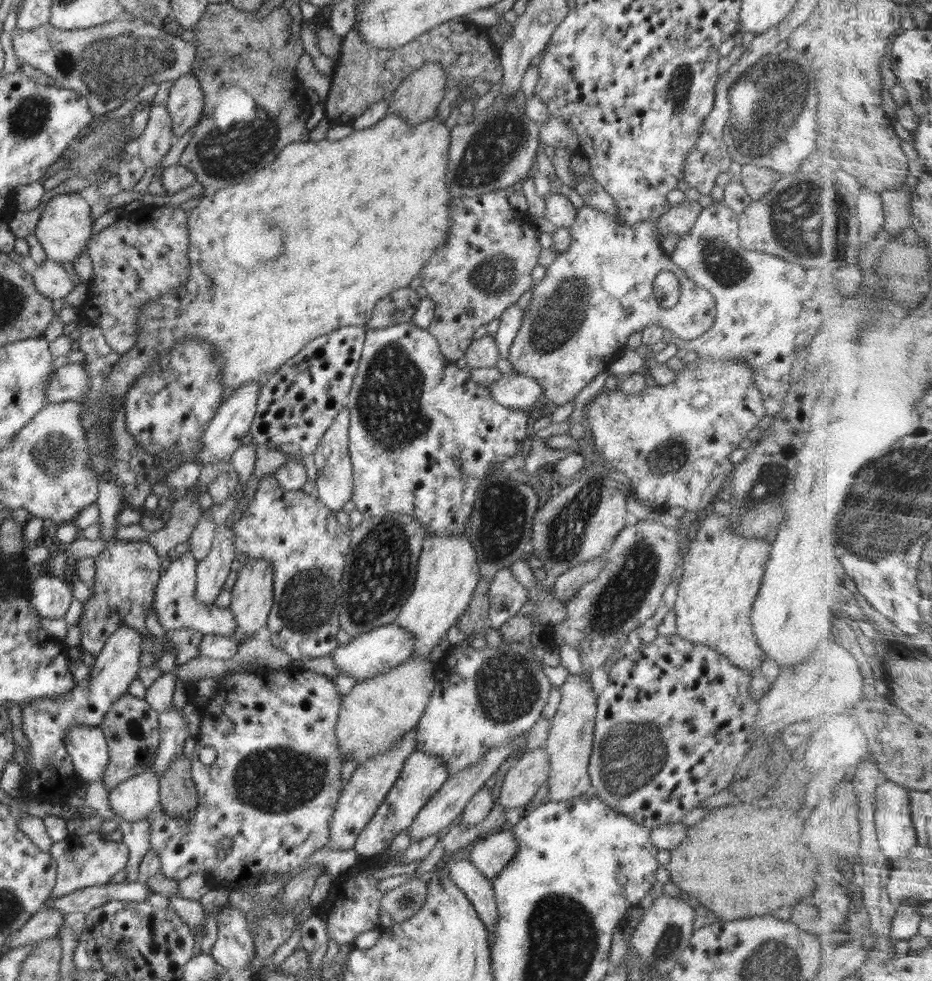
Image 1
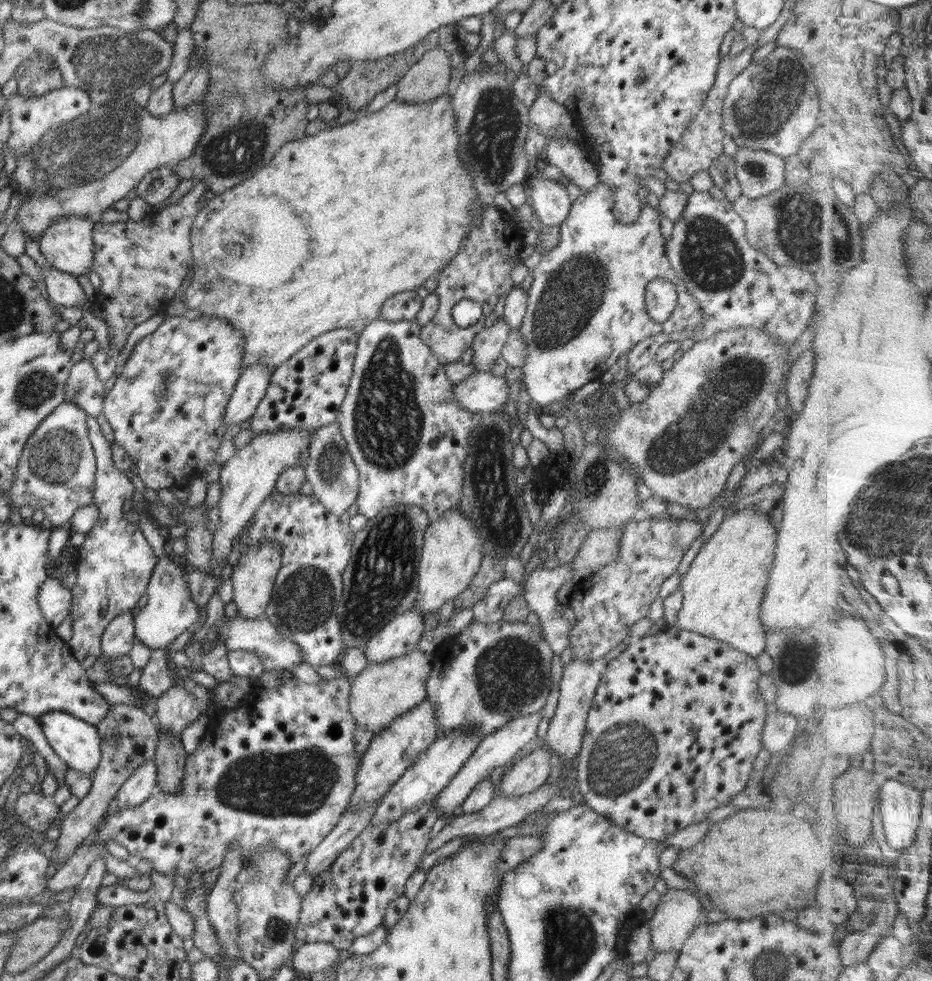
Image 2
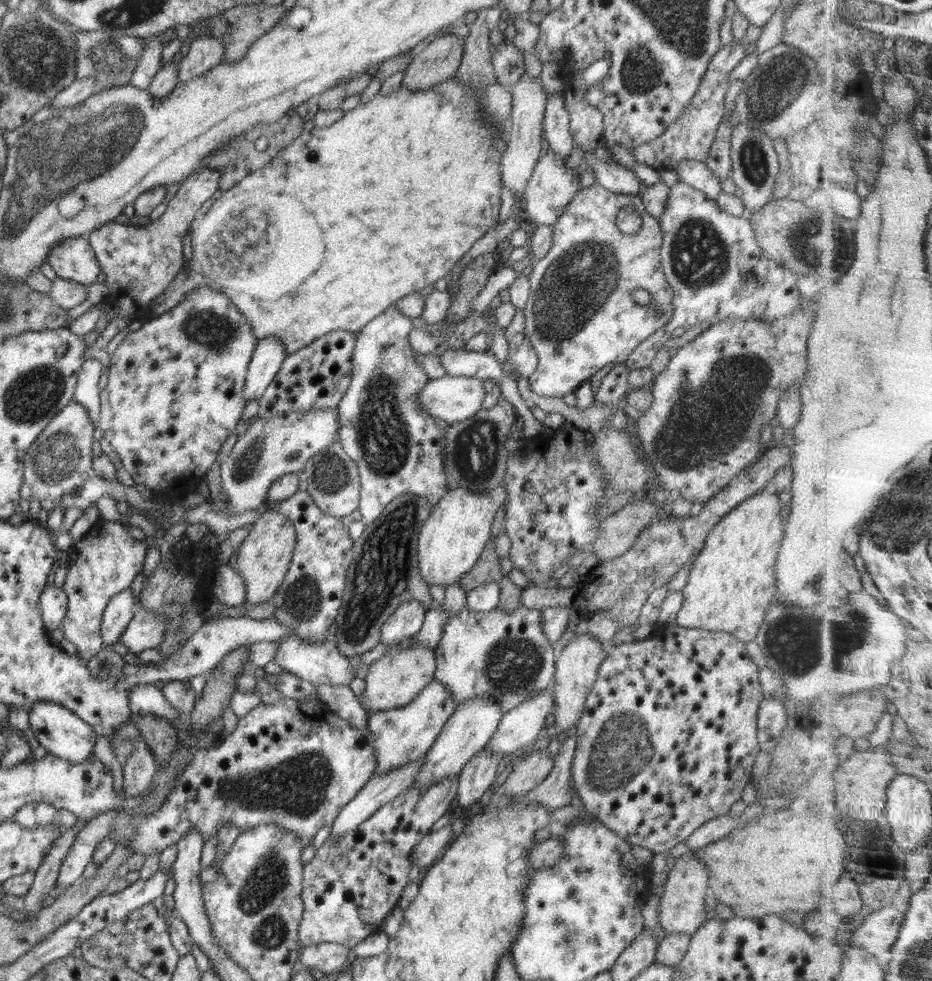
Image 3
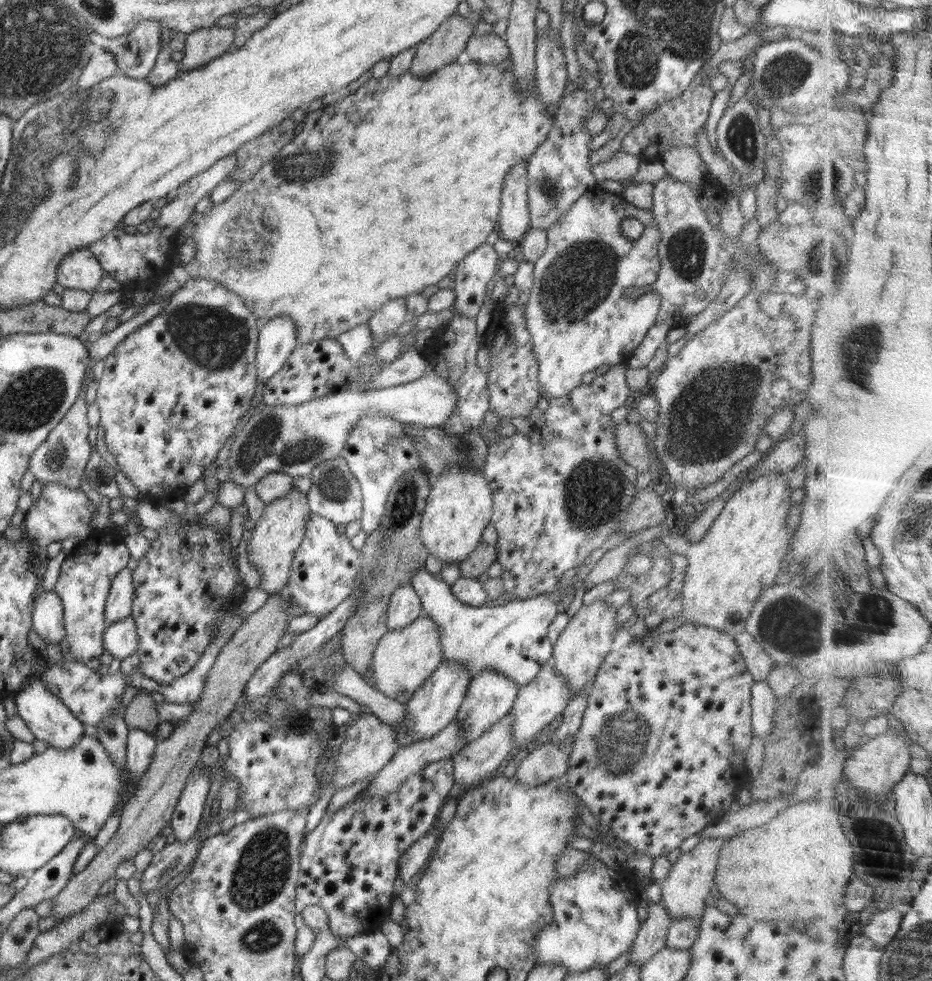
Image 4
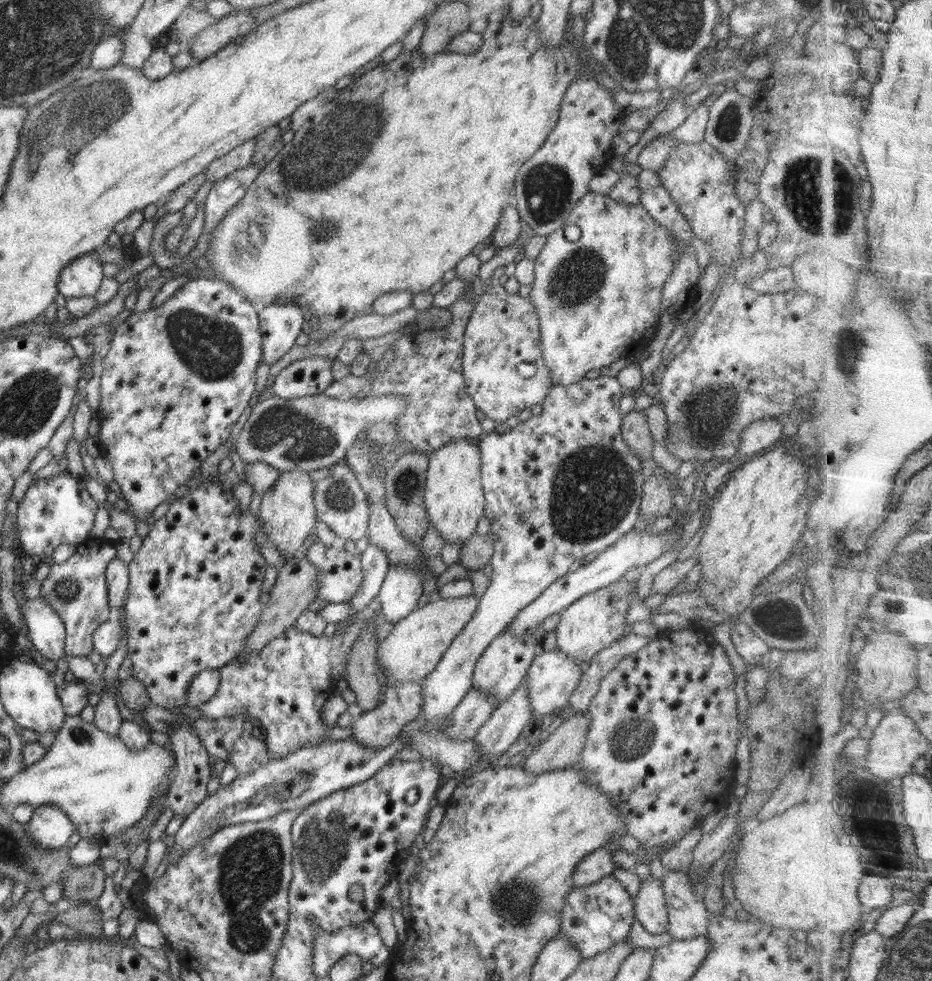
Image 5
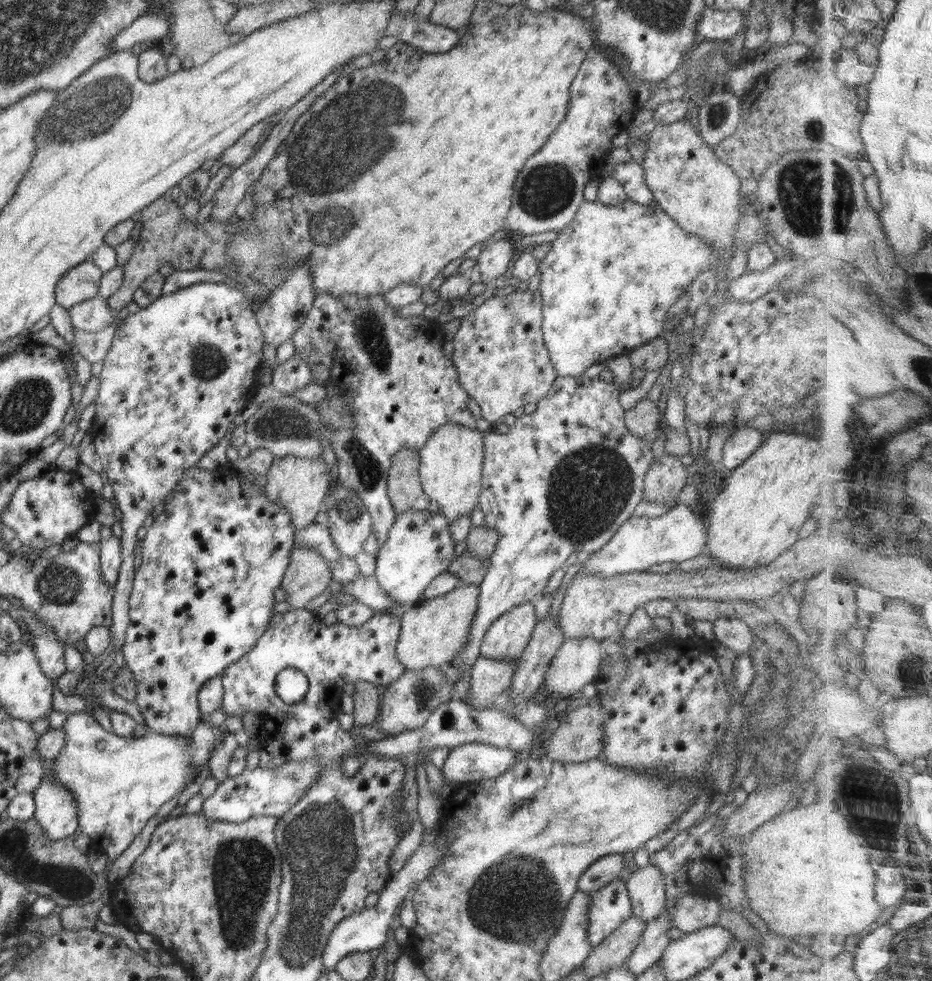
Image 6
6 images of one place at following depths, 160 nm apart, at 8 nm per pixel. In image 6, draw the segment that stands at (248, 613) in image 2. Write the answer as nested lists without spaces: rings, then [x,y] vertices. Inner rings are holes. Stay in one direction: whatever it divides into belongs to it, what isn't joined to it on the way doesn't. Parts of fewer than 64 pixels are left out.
[[[288,455],[282,458],[274,457],[267,469],[264,494],[270,502],[286,509],[295,532],[314,523],[316,514],[324,510],[324,498],[330,491],[331,483],[335,480],[333,468],[328,467],[323,458],[305,459]]]

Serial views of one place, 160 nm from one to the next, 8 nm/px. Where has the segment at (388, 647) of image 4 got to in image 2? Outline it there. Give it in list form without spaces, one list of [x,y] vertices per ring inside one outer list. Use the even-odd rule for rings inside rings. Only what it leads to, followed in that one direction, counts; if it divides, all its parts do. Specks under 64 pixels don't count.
[[[418,649],[391,658],[383,663],[368,663],[366,668],[350,679],[352,686],[348,710],[357,730],[364,730],[376,737],[396,718],[414,710],[427,699],[427,680],[432,670],[433,654],[420,652]]]

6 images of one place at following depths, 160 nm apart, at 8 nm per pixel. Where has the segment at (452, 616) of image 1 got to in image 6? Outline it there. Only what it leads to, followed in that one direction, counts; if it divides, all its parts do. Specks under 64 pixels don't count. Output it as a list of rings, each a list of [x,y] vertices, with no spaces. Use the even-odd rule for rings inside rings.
[[[444,423],[439,426],[419,450],[419,479],[424,493],[434,502],[438,502],[439,512],[451,523],[458,517],[470,515],[474,507],[478,507],[482,490],[483,475],[483,434],[478,429],[469,429],[456,423]]]

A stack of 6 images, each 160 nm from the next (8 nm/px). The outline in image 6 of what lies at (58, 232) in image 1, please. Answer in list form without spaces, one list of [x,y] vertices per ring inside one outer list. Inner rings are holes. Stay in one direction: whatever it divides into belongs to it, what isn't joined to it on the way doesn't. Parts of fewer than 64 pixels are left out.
[[[92,261],[71,268],[56,284],[56,304],[69,310],[75,304],[95,298],[102,276],[102,270]]]

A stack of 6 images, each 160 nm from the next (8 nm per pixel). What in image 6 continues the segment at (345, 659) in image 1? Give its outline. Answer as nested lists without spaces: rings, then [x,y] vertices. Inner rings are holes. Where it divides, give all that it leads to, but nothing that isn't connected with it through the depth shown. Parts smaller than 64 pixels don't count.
[[[410,509],[408,512],[395,515],[386,542],[377,552],[374,575],[397,608],[411,607],[421,600],[424,589],[436,576],[448,572],[447,568],[455,557],[454,547],[449,522],[442,513],[432,515],[428,509]]]

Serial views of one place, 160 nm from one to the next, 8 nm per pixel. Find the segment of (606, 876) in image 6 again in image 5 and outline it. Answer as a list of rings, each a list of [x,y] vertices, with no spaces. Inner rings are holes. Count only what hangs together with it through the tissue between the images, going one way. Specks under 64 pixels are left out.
[[[603,847],[589,852],[577,865],[573,874],[573,886],[590,886],[602,877],[612,875],[616,865],[612,853]]]

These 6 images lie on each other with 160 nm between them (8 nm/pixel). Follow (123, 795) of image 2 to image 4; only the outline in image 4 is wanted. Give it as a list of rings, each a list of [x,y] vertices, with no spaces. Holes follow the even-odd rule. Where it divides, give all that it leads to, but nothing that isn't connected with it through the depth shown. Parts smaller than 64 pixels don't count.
[[[129,730],[127,738],[126,770],[134,784],[144,777],[144,772],[152,764],[157,742],[153,736],[142,730]]]

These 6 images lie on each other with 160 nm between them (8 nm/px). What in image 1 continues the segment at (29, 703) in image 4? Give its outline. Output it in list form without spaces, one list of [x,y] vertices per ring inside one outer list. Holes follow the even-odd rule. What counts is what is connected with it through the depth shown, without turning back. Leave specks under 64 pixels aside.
[[[74,726],[66,732],[66,748],[74,771],[84,781],[100,781],[110,760],[106,738],[100,728]]]

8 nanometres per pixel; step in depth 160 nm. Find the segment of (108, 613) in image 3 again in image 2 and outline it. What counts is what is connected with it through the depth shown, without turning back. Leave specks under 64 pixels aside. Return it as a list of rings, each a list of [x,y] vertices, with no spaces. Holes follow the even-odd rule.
[[[125,612],[116,615],[104,629],[101,636],[101,652],[108,658],[116,659],[128,655],[137,642],[132,613]]]

